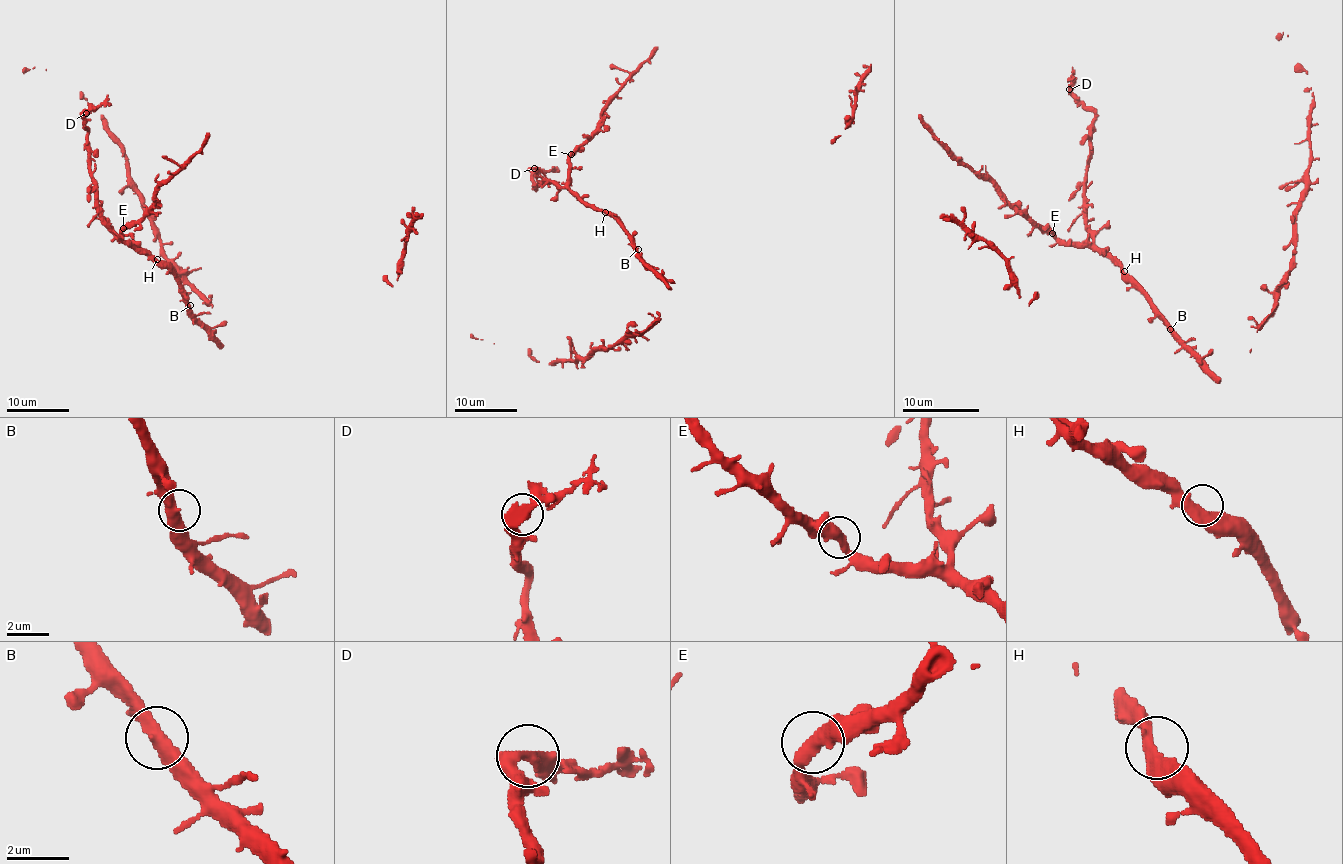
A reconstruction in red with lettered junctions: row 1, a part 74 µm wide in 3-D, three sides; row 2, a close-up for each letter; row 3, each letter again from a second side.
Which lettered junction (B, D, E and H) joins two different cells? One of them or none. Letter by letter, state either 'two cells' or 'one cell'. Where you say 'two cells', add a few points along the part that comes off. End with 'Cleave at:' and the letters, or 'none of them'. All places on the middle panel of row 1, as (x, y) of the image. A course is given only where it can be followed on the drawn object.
B: one cell
D: two cells; course (534, 168), (555, 170)
E: one cell
H: one cell
Cleave at: D

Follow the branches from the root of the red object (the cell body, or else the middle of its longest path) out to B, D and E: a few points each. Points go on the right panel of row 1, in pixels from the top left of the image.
B: (1124, 275), (1170, 329)
D: (1124, 275), (1122, 269), (1093, 242), (1093, 231), (1087, 223), (1085, 173), (1095, 115), (1070, 90)
E: (1124, 275), (1120, 267), (1095, 246), (1064, 244), (1052, 233)

